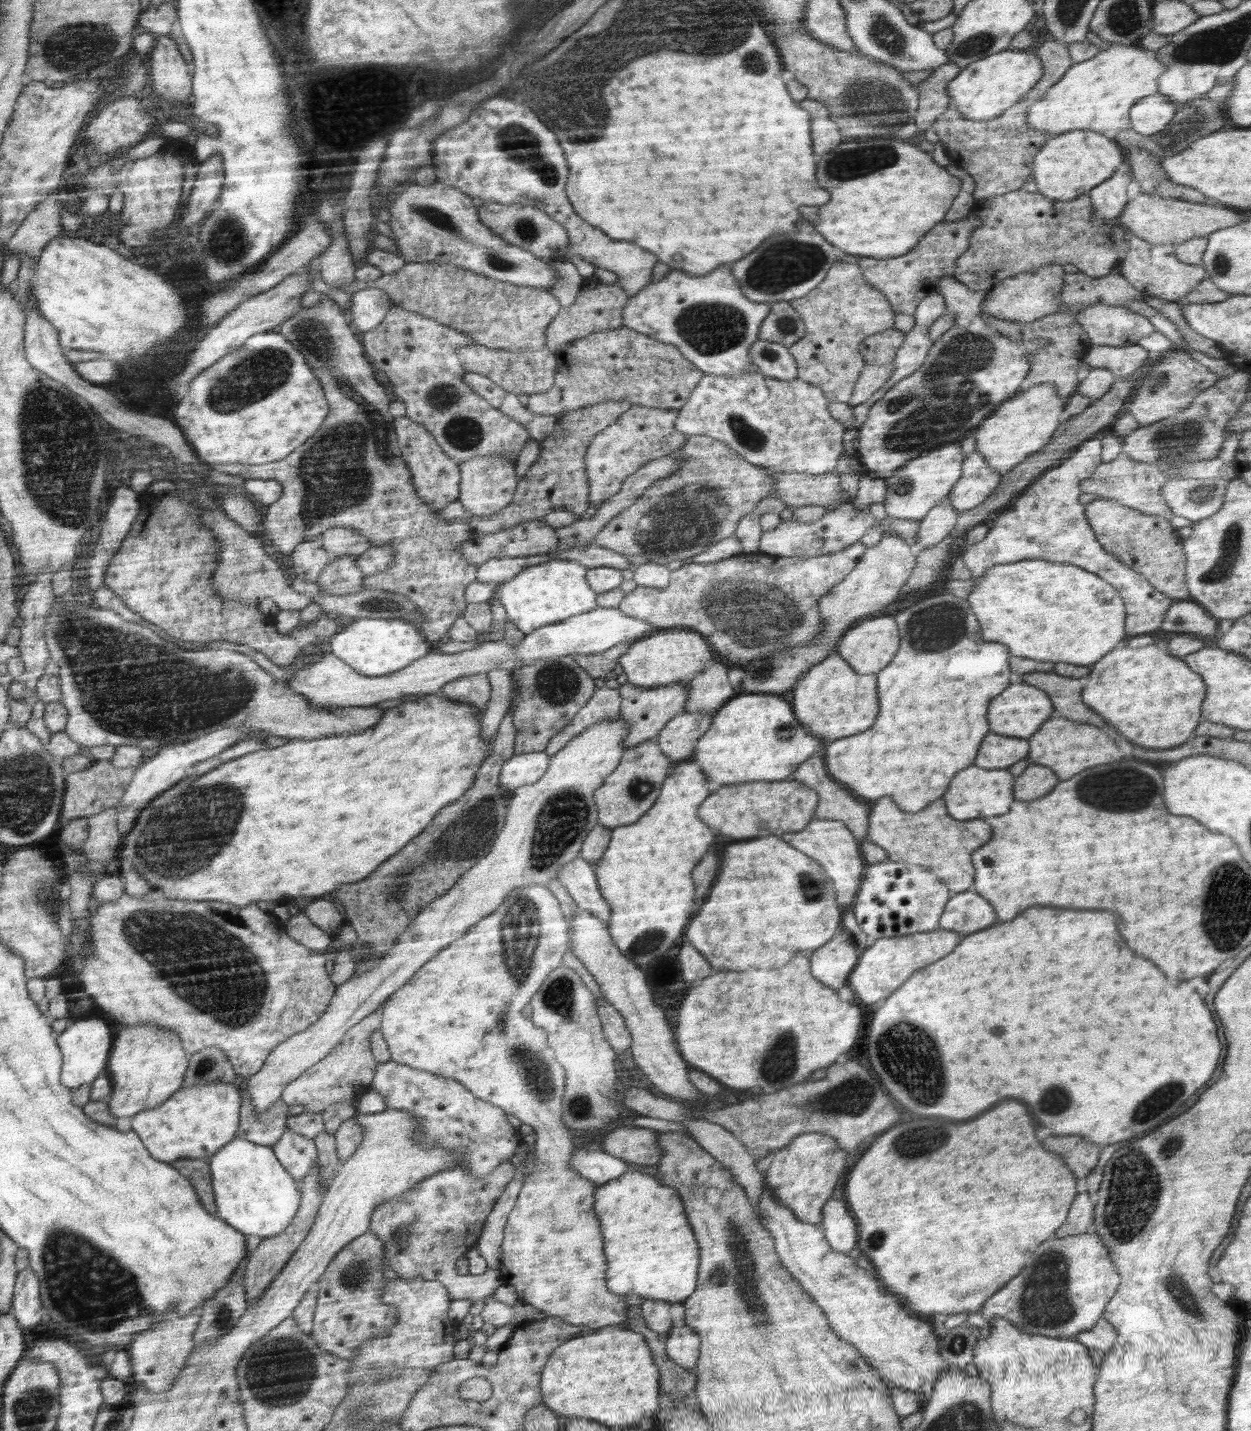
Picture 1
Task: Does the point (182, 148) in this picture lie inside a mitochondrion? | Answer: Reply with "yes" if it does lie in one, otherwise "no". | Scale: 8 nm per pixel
no

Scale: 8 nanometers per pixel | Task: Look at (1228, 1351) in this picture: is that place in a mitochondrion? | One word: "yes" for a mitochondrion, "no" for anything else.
no

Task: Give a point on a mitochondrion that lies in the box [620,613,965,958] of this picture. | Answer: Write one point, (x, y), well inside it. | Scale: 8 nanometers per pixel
(641, 788)

